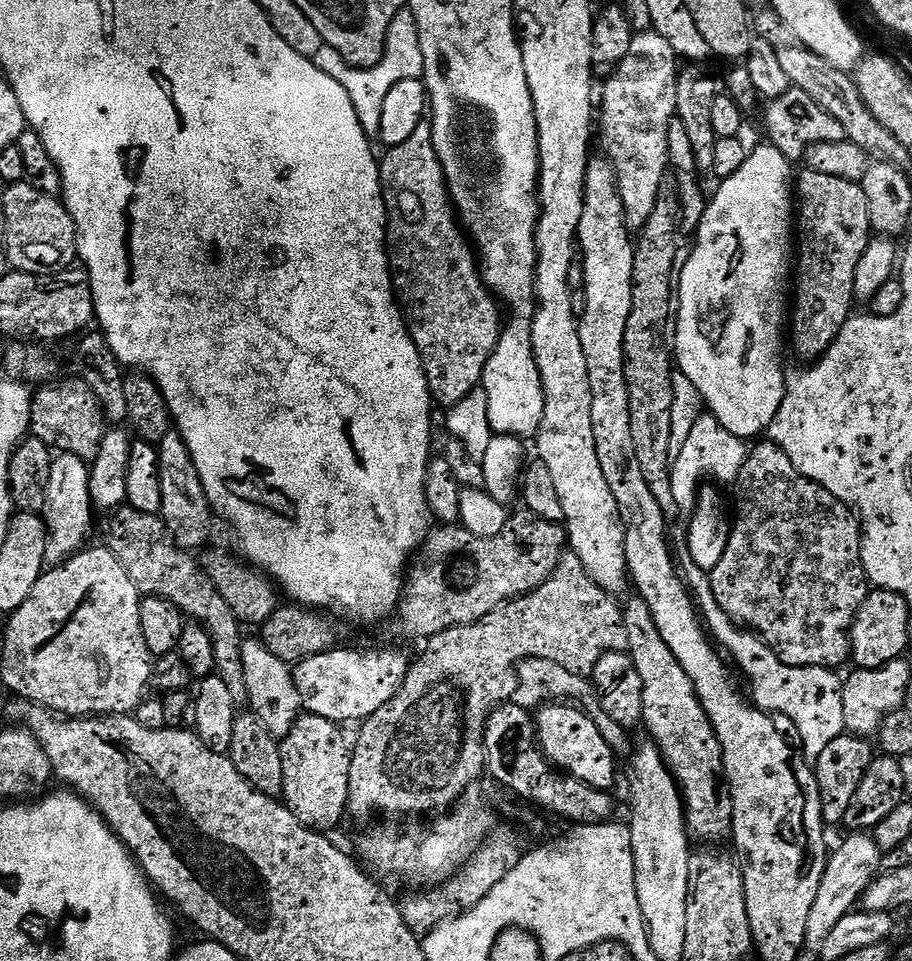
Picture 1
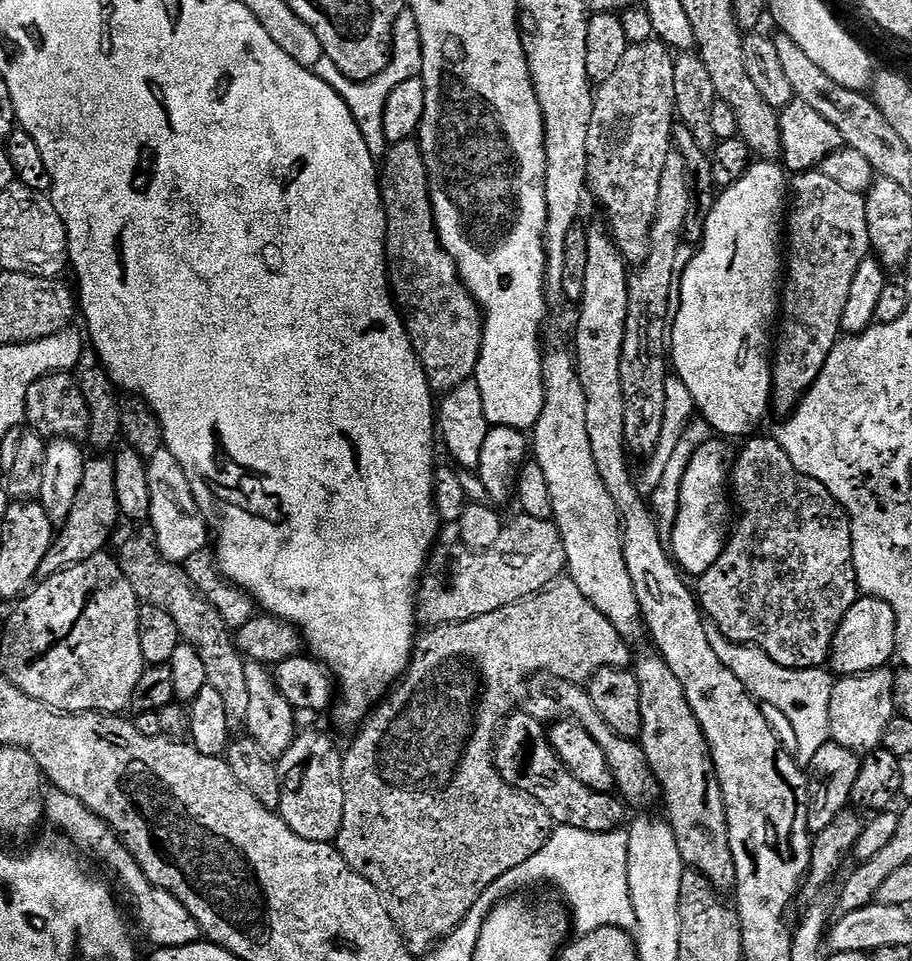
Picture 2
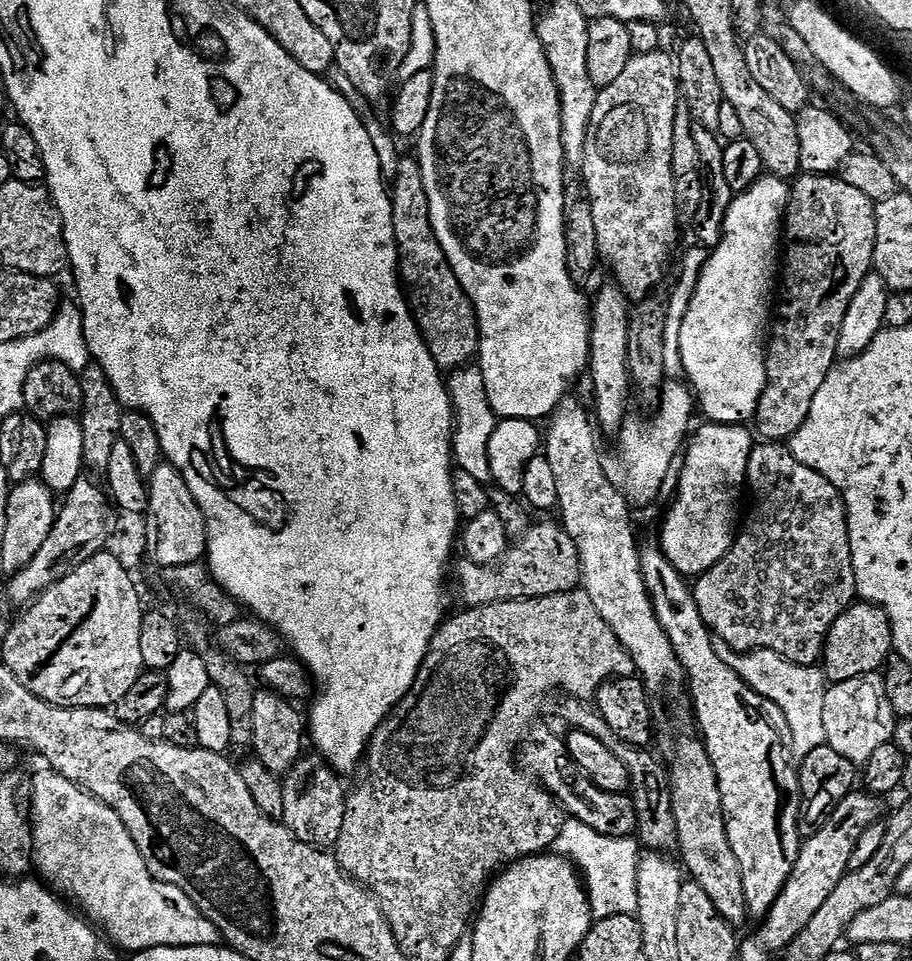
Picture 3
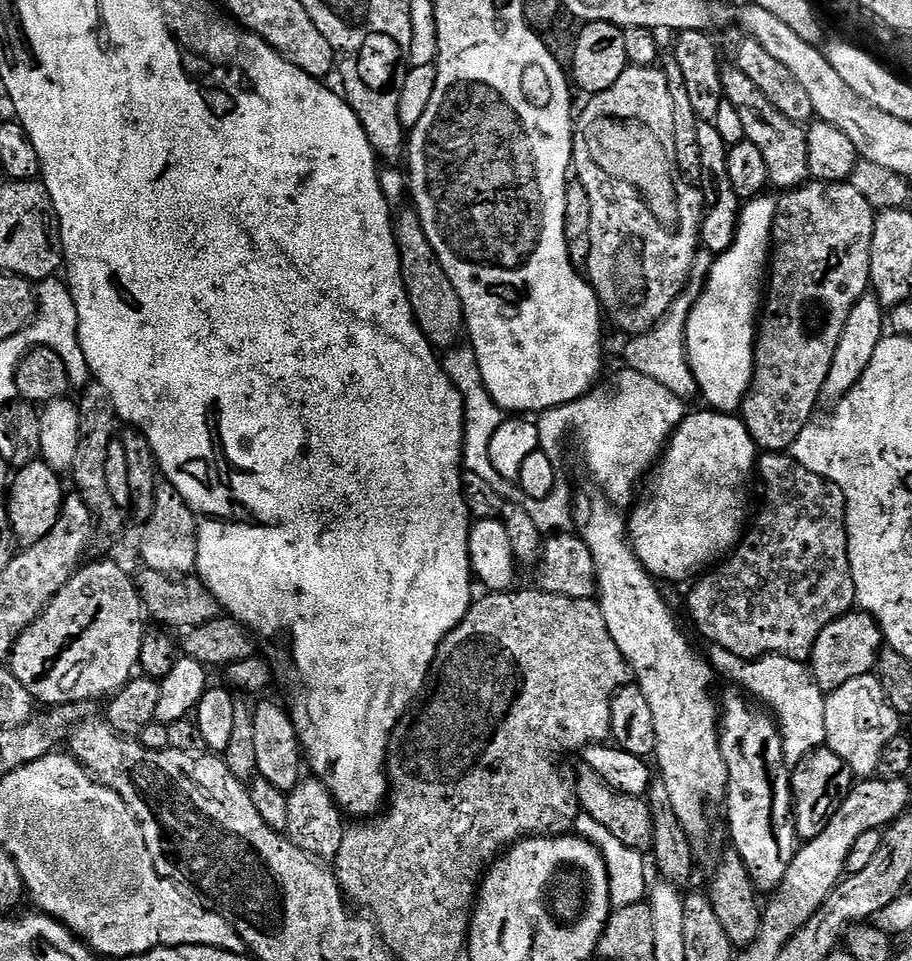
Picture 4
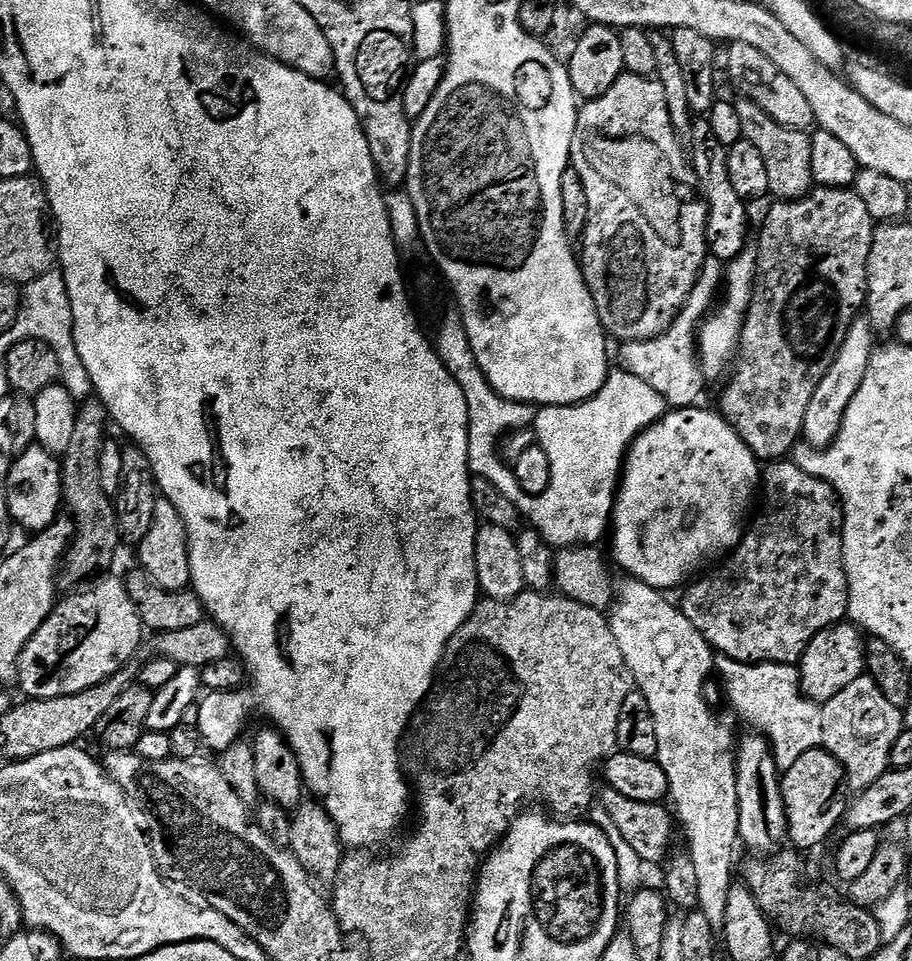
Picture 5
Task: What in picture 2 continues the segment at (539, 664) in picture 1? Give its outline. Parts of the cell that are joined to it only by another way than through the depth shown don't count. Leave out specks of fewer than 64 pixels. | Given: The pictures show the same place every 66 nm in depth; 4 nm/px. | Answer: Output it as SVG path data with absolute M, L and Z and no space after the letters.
M538 672L528 681L526 693L526 711L534 718L545 722L558 720L576 720L583 724L589 734L602 746L606 754L606 762L610 766L612 776L616 779L616 788L624 802L629 806L636 806L638 810L650 810L663 797L663 790L657 779L656 772L649 765L645 750L630 736L619 736L612 729L610 722L598 714L598 706L594 706L594 698L590 698L587 687L575 680L567 680L553 672Z

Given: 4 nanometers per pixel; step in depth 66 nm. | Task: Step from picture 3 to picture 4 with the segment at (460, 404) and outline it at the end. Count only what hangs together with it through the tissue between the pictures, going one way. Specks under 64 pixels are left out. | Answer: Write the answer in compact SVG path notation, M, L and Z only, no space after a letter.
M453 346L443 353L444 373L450 382L460 391L464 403L464 458L463 467L479 477L495 481L497 474L490 460L490 440L494 432L502 426L506 419L503 408L499 408L490 398L486 386L482 382L482 370L478 366L478 358L471 346Z

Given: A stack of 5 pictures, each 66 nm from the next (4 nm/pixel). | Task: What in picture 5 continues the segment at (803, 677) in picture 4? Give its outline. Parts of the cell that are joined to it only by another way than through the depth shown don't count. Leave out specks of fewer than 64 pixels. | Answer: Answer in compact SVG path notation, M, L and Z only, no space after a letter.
M717 655L714 668L728 687L728 700L736 712L749 724L753 733L768 741L777 768L794 766L806 750L821 747L823 707L804 695L800 688L800 673L791 664L743 664L729 656Z

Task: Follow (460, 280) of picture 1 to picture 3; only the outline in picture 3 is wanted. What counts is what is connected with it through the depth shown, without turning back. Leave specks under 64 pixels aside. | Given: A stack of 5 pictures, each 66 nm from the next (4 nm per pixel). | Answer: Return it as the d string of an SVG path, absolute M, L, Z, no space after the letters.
M408 158L395 165L396 181L391 181L390 195L392 198L392 217L394 218L394 238L396 249L400 255L400 282L404 290L404 298L408 308L424 335L426 346L441 370L455 370L471 365L480 351L480 331L476 322L476 312L472 308L470 298L462 290L458 278L452 274L452 267L438 242L428 217L426 202L426 186L422 186L422 170L414 158Z

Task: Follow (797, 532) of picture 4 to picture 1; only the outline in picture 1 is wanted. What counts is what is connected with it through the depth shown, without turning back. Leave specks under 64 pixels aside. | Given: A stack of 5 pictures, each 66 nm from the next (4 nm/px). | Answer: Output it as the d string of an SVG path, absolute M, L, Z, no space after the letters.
M765 442L757 448L753 447L748 453L746 462L742 466L740 475L734 481L736 487L736 524L731 525L726 550L710 573L712 579L712 596L716 604L736 624L745 624L757 632L755 635L761 641L765 640L773 648L775 655L783 664L792 668L830 668L839 669L839 664L848 664L850 660L850 637L852 624L856 621L858 610L870 591L868 576L862 566L860 557L860 521L848 505L840 501L837 496L830 494L821 484L805 478L797 468L792 467L790 458L778 447L777 444Z

